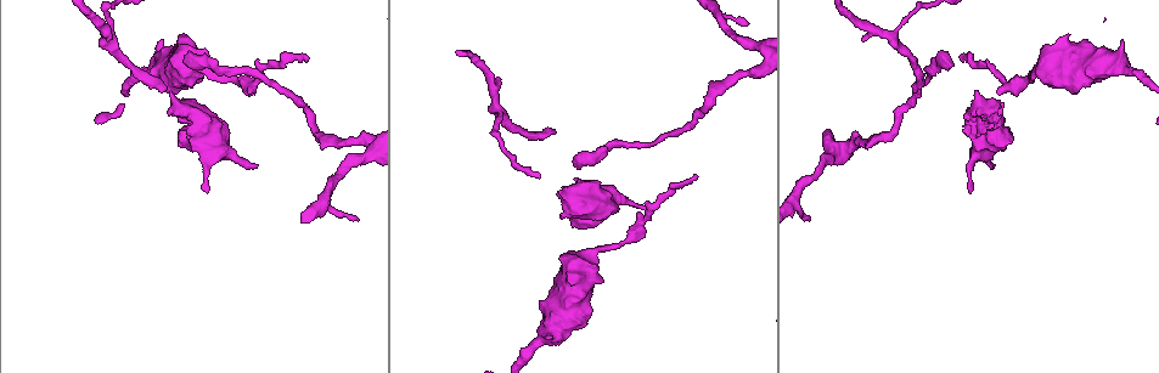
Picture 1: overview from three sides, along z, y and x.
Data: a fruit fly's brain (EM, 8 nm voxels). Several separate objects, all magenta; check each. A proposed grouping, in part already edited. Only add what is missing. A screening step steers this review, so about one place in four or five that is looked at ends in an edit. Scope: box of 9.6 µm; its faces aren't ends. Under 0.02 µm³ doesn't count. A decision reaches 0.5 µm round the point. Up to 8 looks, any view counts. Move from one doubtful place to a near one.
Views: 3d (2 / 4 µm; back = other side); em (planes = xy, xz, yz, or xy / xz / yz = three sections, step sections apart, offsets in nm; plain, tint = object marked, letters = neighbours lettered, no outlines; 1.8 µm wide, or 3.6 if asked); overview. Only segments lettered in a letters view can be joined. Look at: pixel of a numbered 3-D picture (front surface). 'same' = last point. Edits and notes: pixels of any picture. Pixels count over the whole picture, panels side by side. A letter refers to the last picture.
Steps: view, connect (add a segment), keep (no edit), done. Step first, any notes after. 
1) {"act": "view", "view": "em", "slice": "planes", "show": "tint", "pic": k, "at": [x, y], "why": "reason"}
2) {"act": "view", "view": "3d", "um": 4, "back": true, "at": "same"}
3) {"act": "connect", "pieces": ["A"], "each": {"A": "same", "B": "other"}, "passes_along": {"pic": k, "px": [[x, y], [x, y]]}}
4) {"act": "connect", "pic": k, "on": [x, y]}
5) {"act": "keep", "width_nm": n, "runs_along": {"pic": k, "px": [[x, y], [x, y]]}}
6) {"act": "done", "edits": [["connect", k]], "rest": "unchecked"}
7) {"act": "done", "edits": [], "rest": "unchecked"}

{"act": "view", "view": "em", "slice": "planes", "show": "letters", "pic": 1, "at": [575, 161], "why": "an open end"}

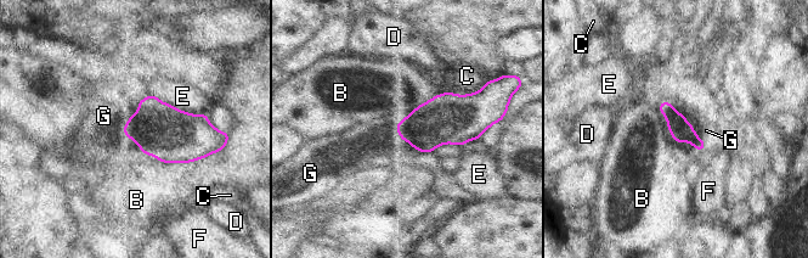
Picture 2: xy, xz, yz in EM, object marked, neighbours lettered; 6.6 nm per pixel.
{"act": "connect", "pieces": ["G"], "width_nm": 140, "each": {"B": "other", "C": "other", "D": "other", "E": "other", "F": "other", "G": "same"}, "passes_along": {"pic": 2, "px": [[681, 130], [688, 123], [706, 130]]}, "found": "it goes on there"}

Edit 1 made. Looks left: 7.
{"act": "view", "view": "em", "slice": "planes", "show": "letters", "pic": 1, "at": [696, 178], "why": "an open end"}

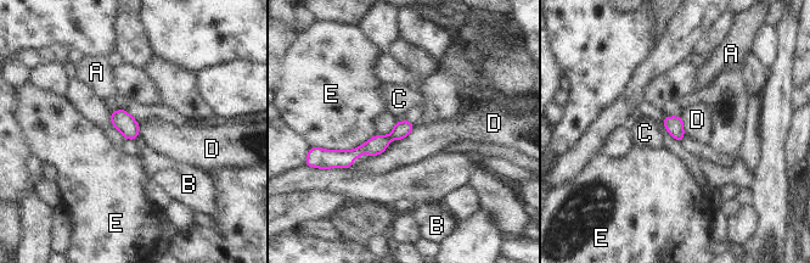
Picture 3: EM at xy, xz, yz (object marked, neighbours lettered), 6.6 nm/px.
{"act": "keep", "longest_contact_nm": ["E", 380], "each": {"A": "other", "B": "other", "C": "other", "D": "other", "E": "other"}, "runs_along": {"pic": 3, "px": [[409, 126], [372, 147], [336, 156]]}, "found": "none of them fits"}

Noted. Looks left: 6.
{"act": "view", "view": "3d", "um": 4, "back": true, "pic": 1, "at": [995, 165], "why": "an open end"}

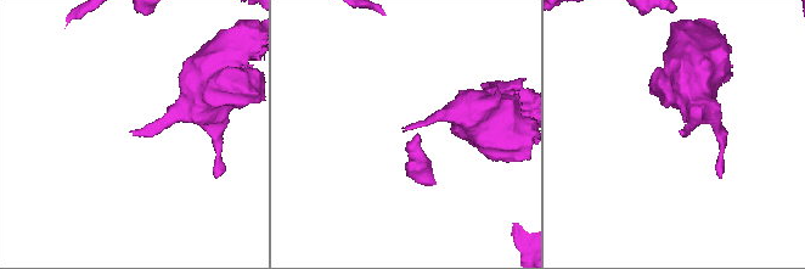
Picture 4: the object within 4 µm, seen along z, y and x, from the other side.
{"act": "view", "view": "em", "slice": "planes", "show": "letters", "pic": 4, "at": [683, 132], "why": "need the tissue"}

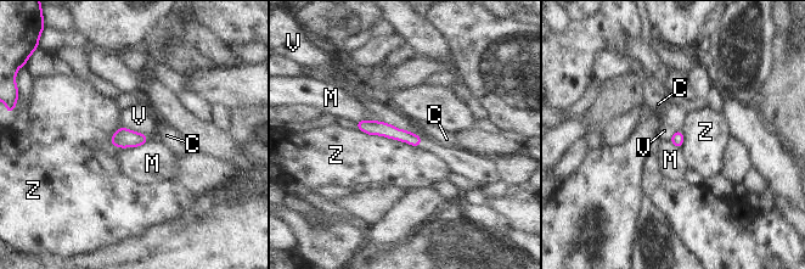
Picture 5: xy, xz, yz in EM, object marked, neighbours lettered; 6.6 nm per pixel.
{"act": "keep", "each": {"C": "other", "M": "other", "V": "other", "Z": "other"}, "runs_along": {"pic": 5, "px": [[360, 124], [417, 139]]}, "found": "none of them fits"}

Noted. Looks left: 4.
{"act": "done", "edits": [["connect", 2]], "rest": "unchecked"}

